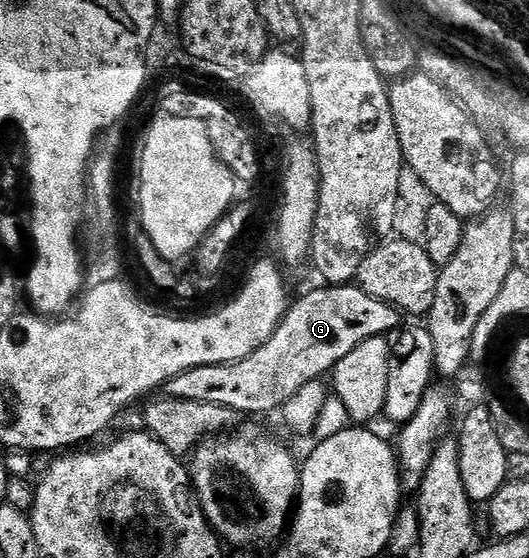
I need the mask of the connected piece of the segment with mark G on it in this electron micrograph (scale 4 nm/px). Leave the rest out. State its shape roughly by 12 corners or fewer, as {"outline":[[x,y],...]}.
{"outline":[[356,284],[319,285],[239,362],[169,397],[277,411],[364,340],[403,325]]}

